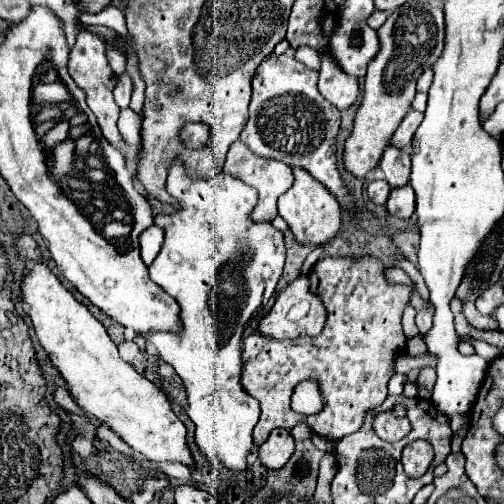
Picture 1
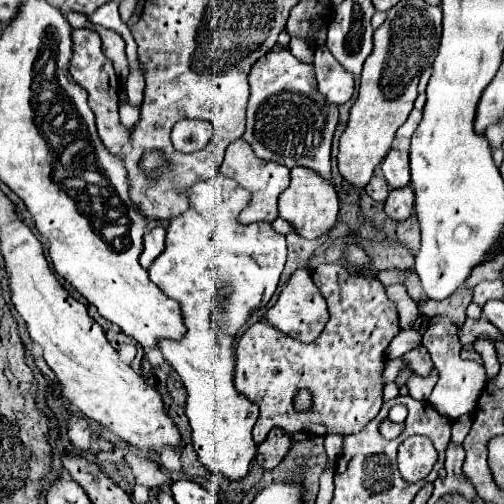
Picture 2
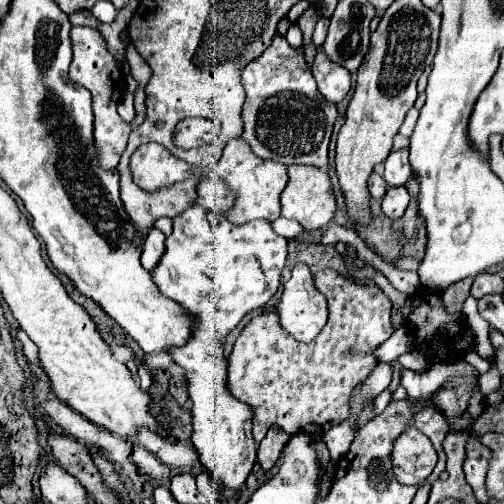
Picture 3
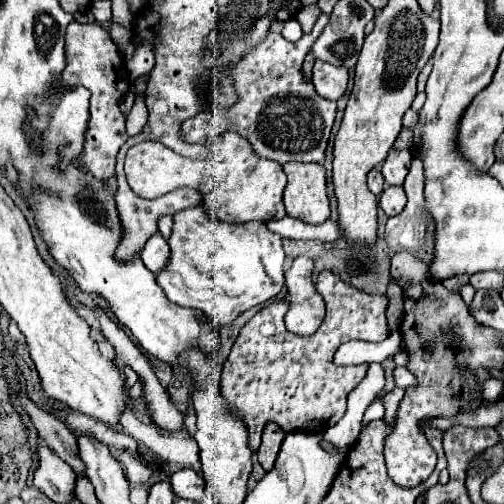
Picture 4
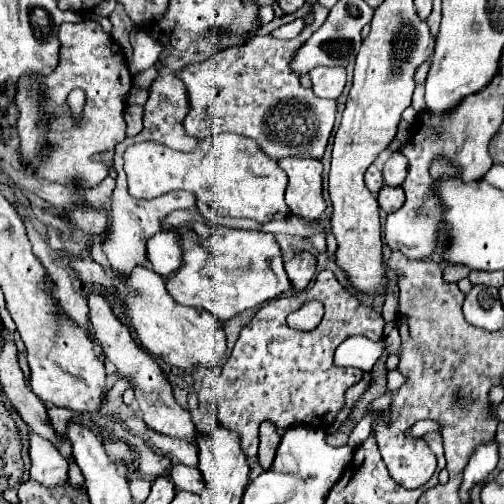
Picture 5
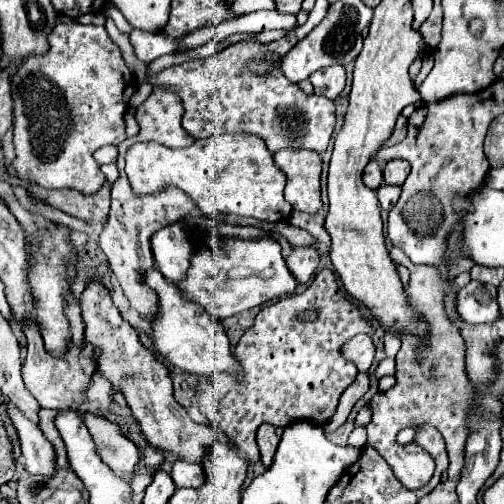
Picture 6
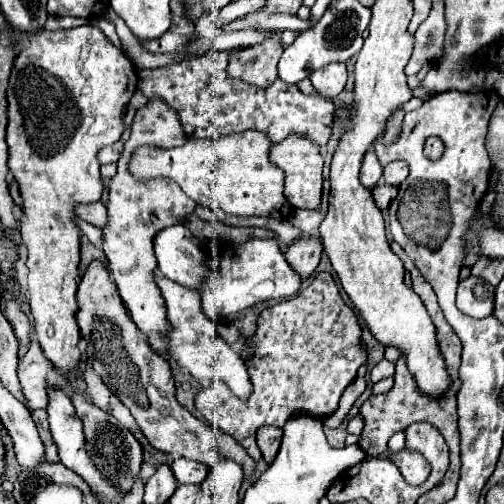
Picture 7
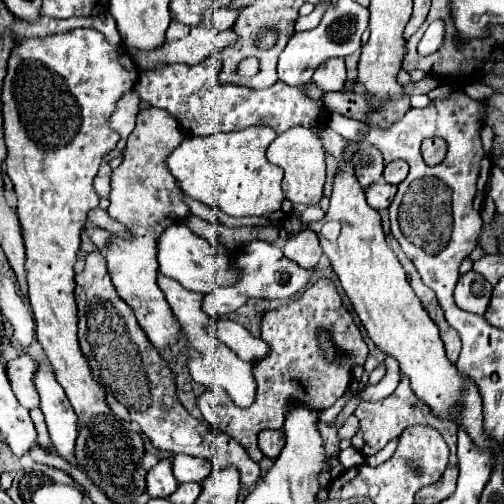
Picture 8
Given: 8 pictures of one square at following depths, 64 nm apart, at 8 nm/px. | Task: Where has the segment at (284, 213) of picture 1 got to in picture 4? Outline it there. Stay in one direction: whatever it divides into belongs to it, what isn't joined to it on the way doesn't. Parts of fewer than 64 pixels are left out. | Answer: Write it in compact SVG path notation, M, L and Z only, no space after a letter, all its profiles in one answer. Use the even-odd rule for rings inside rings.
M288 162L284 164L288 184L284 190L286 214L306 224L322 224L330 216L326 194L326 172L322 164Z

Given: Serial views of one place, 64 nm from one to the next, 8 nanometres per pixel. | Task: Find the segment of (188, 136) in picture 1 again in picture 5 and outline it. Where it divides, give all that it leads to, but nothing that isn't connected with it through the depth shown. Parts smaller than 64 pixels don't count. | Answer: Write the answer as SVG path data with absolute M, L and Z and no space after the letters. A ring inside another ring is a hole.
M314 4L314 22L294 40L256 36L240 48L228 48L202 64L184 68L180 78L188 88L192 108L184 119L186 134L202 140L204 136L216 136L220 132L234 132L256 140L260 150L274 160L288 156L320 160L334 126L336 100L316 98L312 88L302 88L288 64L296 48L324 24L326 16L328 10Z

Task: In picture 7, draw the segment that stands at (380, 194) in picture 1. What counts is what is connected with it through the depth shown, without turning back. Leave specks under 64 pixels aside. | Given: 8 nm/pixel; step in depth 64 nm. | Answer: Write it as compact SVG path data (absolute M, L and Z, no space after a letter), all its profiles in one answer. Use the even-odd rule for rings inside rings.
M374 150L366 152L364 160L362 160L362 170L360 170L360 180L366 188L374 188L382 178L382 164L378 162Z

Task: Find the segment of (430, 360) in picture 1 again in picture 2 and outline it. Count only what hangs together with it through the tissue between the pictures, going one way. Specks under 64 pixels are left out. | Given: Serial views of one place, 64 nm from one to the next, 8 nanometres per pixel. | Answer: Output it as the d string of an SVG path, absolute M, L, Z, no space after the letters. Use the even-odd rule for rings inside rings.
M392 358L392 360L388 360L386 366L384 366L384 382L392 382L400 374L400 370L406 368L406 366L408 364L404 362L404 358Z

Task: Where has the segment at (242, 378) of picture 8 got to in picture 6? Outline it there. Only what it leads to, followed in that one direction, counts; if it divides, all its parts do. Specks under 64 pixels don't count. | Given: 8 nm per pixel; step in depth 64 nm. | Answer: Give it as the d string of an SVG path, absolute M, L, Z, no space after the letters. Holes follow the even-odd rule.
M156 268L146 270L142 278L144 284L152 288L158 296L158 314L156 320L150 322L150 332L152 332L150 340L158 350L158 354L162 354L170 364L192 374L212 376L220 372L240 372L240 366L232 356L224 326L216 318L204 312L198 304L184 300L180 296L180 290L176 290L174 284L168 284L166 278Z

